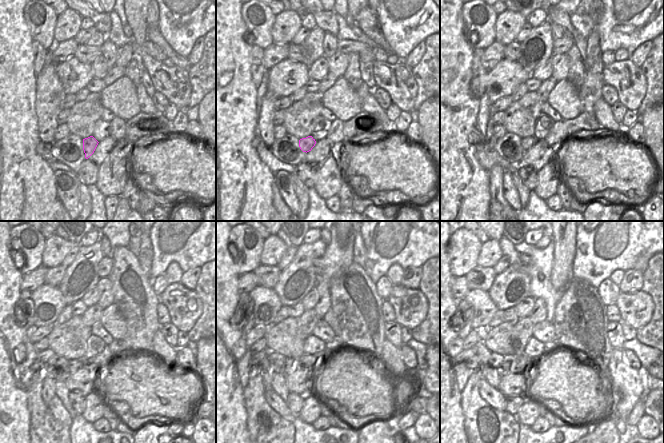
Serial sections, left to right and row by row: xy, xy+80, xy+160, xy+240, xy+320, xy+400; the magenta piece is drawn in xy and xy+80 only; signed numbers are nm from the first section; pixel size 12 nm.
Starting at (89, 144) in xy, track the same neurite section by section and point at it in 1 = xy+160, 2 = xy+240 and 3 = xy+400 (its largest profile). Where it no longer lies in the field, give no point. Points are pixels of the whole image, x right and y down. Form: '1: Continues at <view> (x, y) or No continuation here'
1: Continues at xy+160 (527, 143)
2: Continues at xy+240 (74, 365)
3: Continues at xy+400 (511, 365)

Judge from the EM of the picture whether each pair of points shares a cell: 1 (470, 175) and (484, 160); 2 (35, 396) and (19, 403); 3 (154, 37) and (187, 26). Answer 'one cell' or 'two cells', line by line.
1: two cells
2: two cells
3: two cells

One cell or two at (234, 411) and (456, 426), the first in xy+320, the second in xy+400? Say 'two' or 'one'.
one

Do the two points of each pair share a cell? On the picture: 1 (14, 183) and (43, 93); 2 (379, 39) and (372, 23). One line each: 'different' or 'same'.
1: different
2: same

